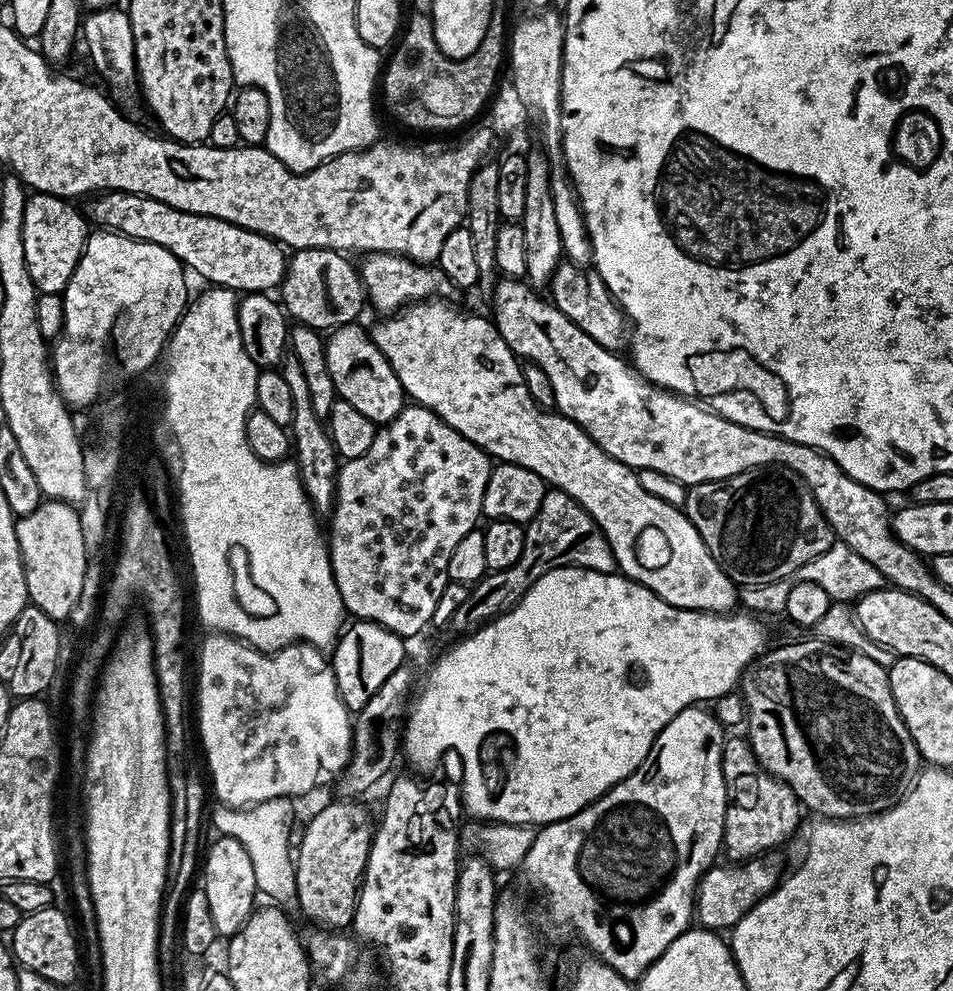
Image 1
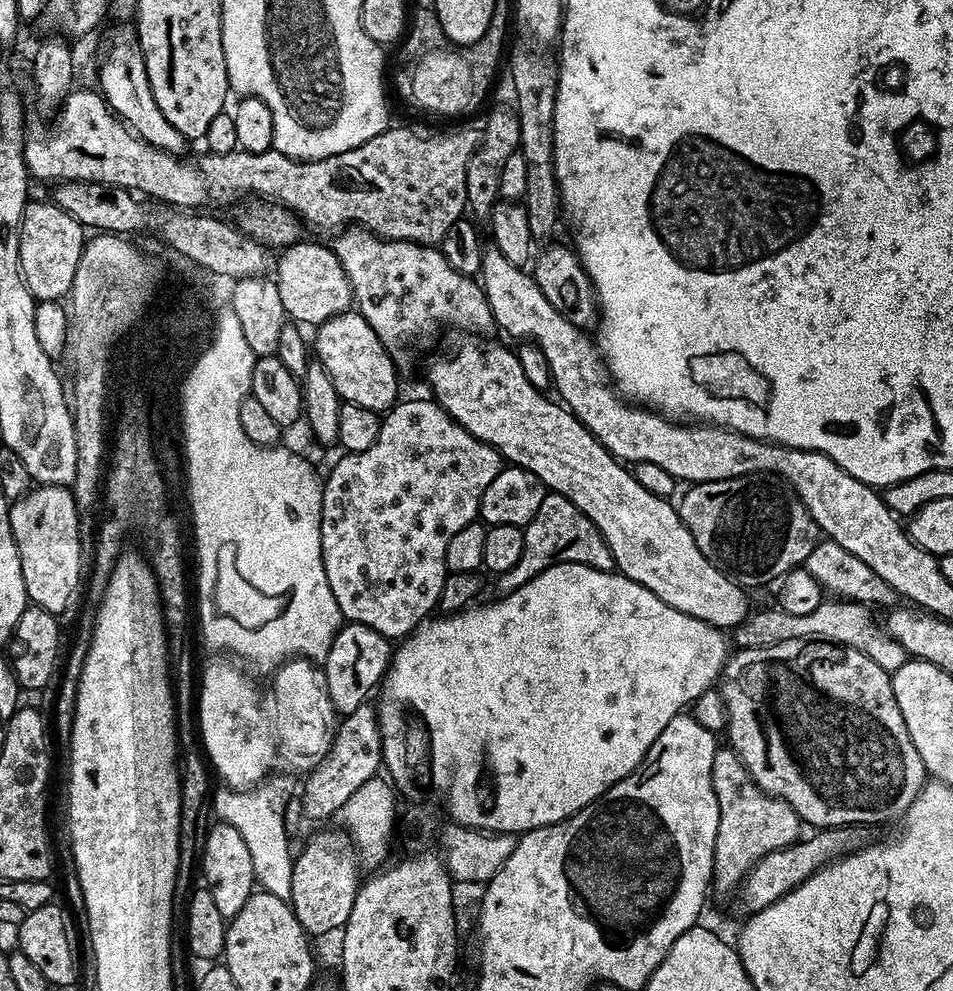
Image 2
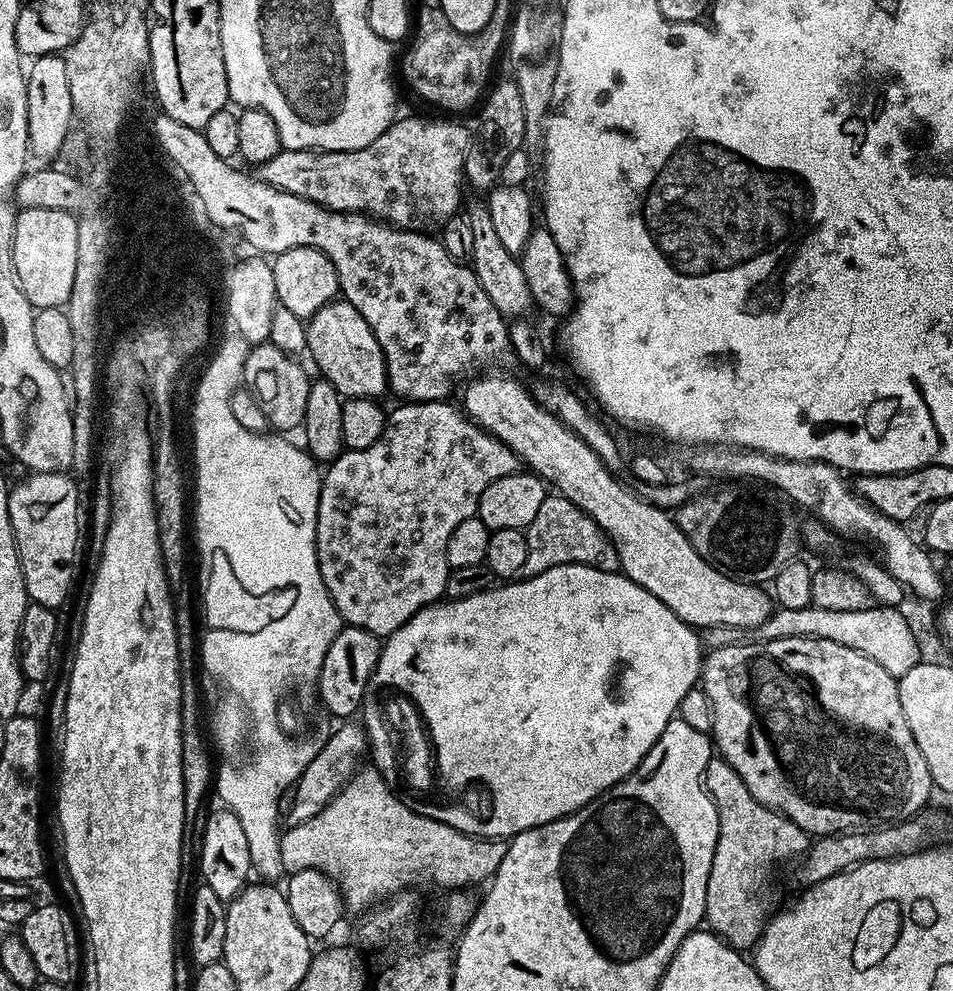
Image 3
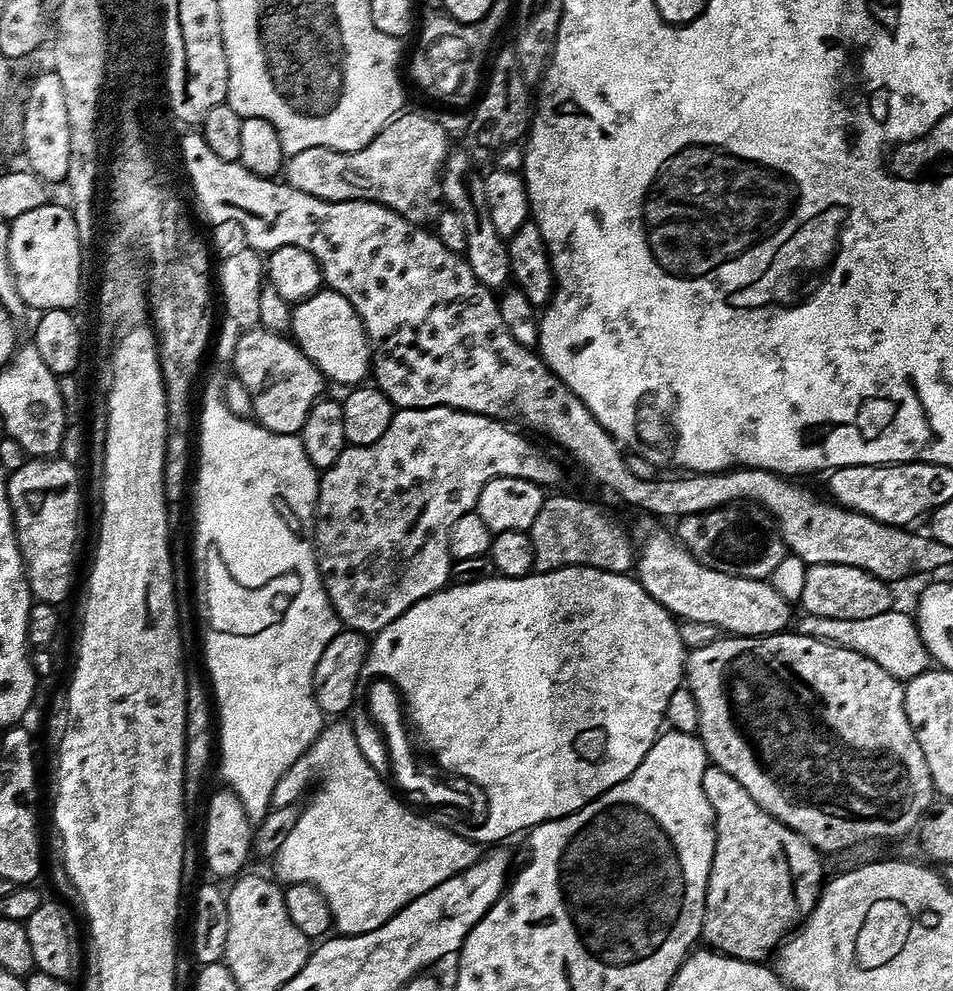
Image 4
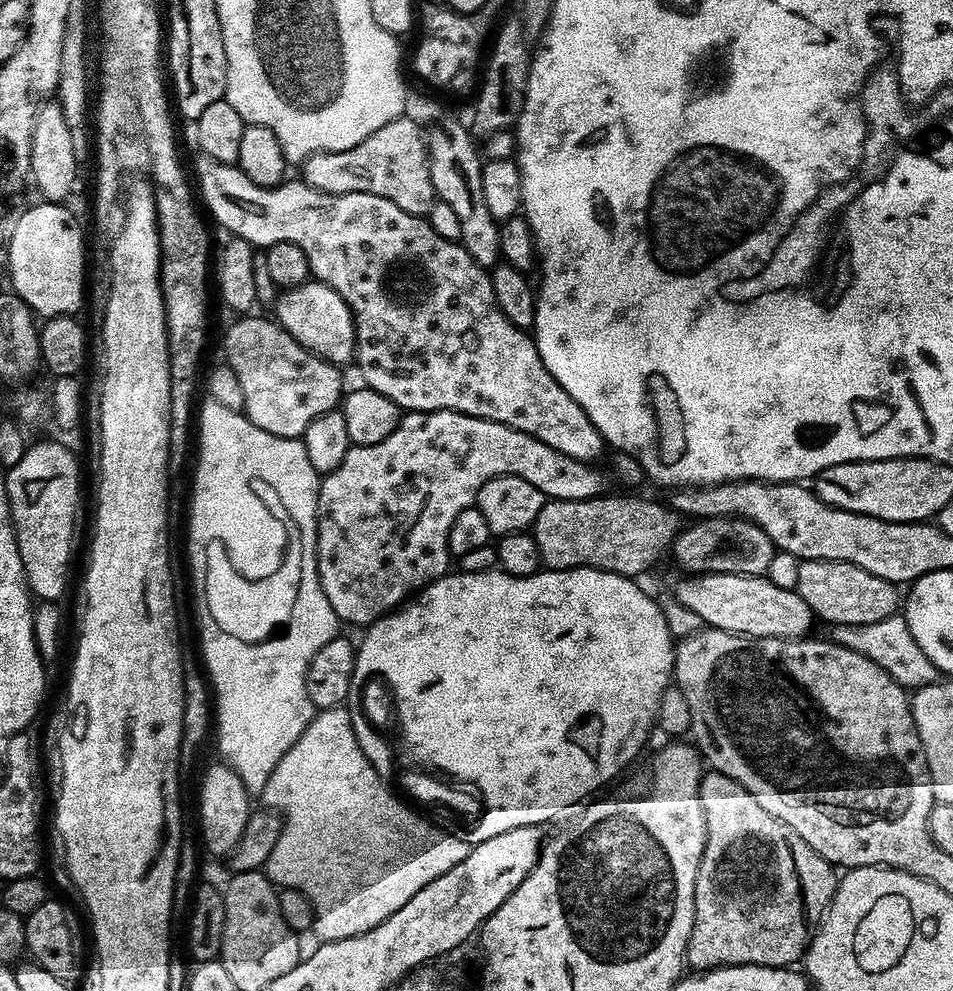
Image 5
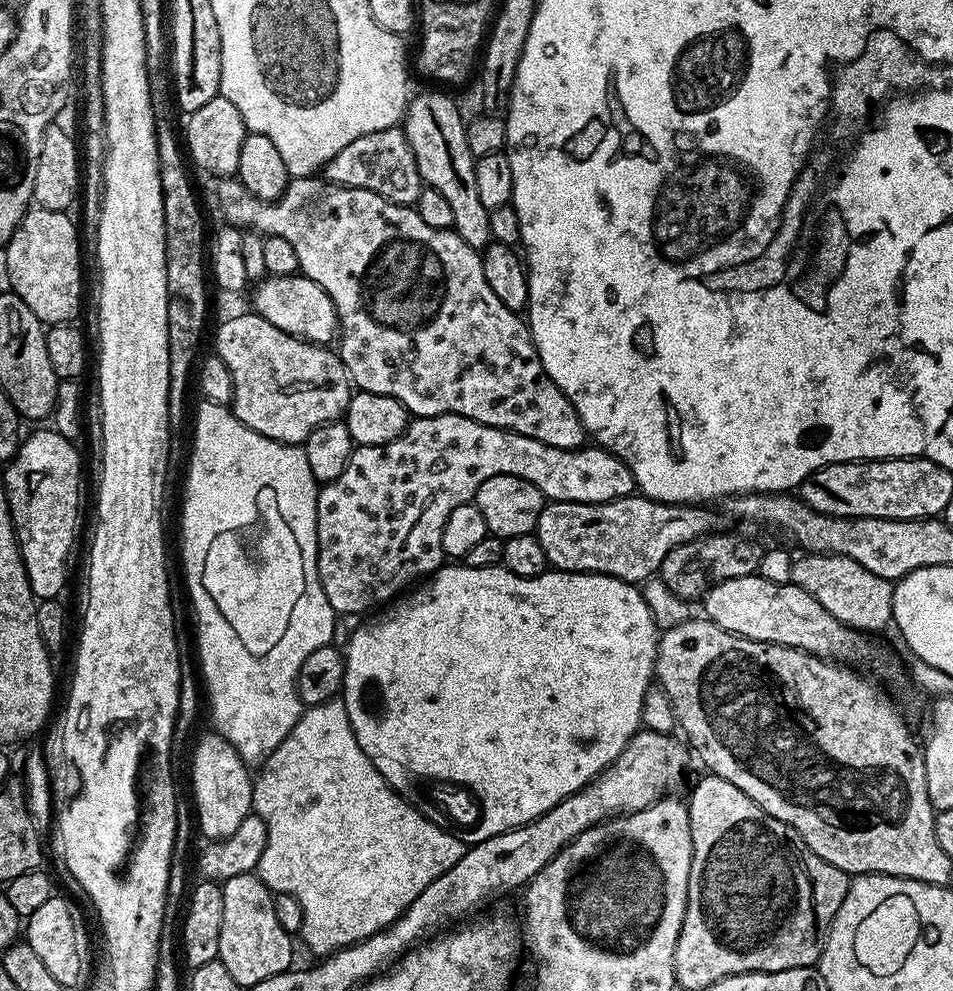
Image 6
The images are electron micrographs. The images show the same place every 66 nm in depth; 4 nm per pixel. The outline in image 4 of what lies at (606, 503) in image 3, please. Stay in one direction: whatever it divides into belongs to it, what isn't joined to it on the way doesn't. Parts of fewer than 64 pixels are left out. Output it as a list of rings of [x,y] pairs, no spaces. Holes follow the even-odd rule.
[[[671,531],[652,532],[641,544],[639,541],[638,555],[634,560],[634,572],[640,585],[666,611],[672,613],[673,617],[694,622],[710,622],[718,630],[723,630],[733,636],[772,636],[775,632],[785,631],[793,619],[793,605],[786,598],[782,598],[782,594],[778,594],[778,590],[774,590],[771,582],[731,576],[698,562],[684,549],[684,545],[676,539]]]

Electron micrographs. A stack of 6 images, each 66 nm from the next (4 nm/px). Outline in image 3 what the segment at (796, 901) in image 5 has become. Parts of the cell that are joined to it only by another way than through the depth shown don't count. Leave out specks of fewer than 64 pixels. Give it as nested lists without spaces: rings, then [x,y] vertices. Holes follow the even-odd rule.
[[[713,758],[708,763],[704,771],[704,789],[712,797],[714,806],[718,810],[718,842],[706,886],[706,910],[704,911],[706,924],[721,940],[731,944],[733,948],[751,949],[764,933],[764,926],[768,923],[770,913],[773,911],[772,900],[768,897],[768,879],[771,878],[772,871],[775,870],[776,864],[784,864],[792,859],[795,861],[803,856],[810,847],[810,836],[794,822],[790,822],[790,818],[757,802],[754,794],[746,790],[746,782],[738,778],[730,762]]]

